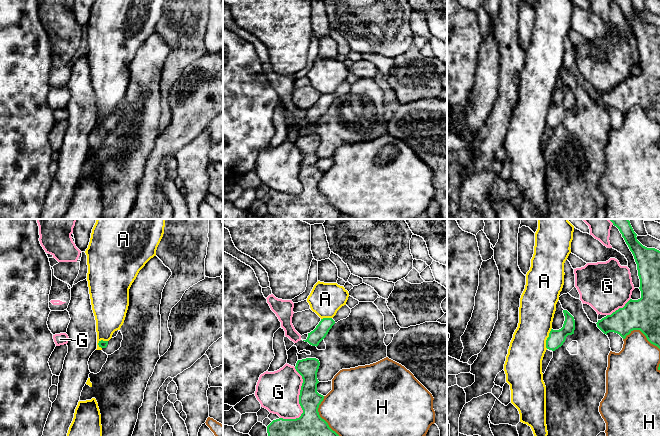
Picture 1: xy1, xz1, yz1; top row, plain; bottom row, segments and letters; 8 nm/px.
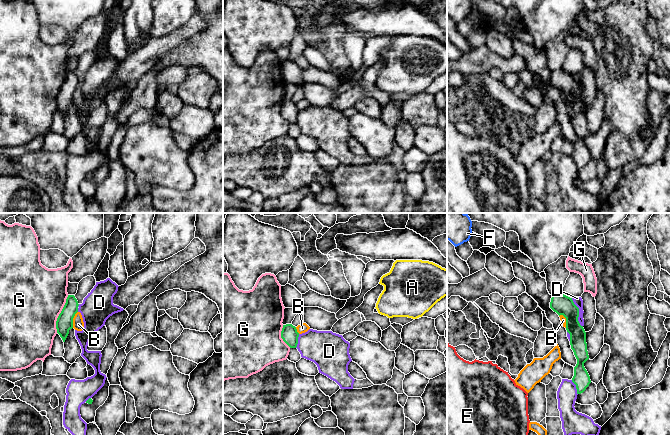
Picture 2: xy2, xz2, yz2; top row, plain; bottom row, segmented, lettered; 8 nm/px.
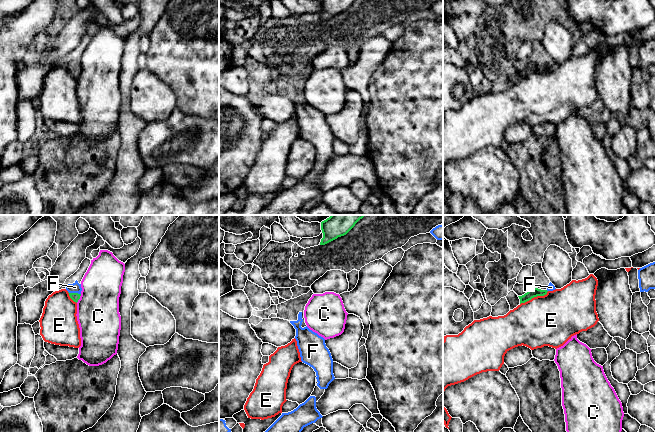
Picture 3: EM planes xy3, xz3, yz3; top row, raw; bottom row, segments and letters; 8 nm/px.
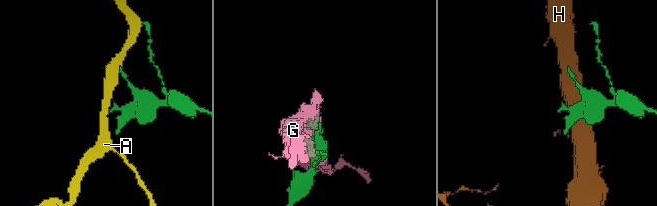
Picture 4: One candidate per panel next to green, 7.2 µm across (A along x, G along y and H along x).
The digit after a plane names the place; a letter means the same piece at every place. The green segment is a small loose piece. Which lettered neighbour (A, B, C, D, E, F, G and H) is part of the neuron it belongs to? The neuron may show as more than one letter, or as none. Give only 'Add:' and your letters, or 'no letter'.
Add: F

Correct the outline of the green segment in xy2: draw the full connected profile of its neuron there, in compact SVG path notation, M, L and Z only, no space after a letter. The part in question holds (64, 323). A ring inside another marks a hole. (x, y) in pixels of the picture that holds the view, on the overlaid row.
M68 295L66 303L56 321L57 333L65 342L69 330L73 328L73 318L78 312L78 301L74 295Z

